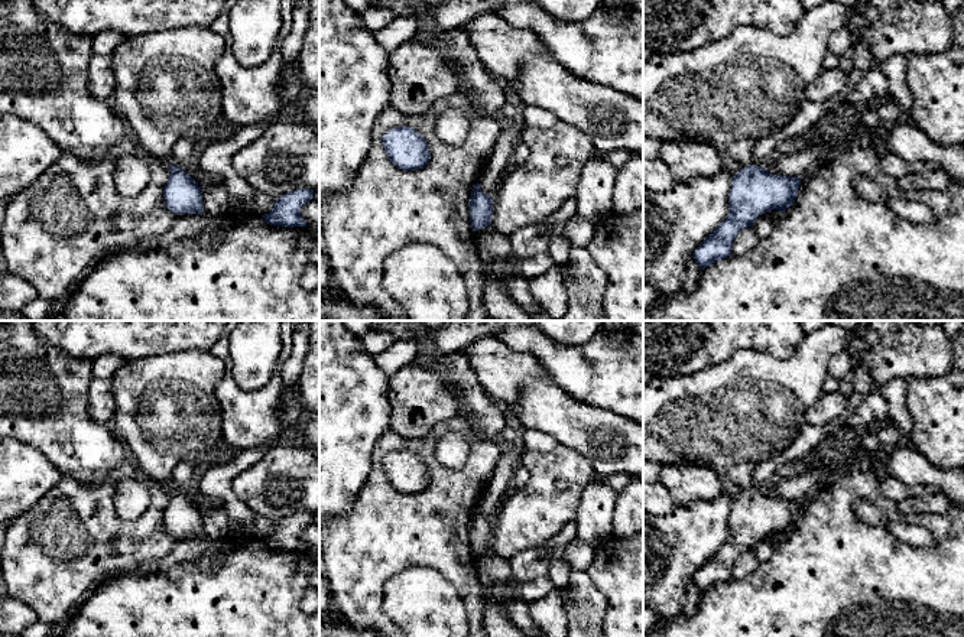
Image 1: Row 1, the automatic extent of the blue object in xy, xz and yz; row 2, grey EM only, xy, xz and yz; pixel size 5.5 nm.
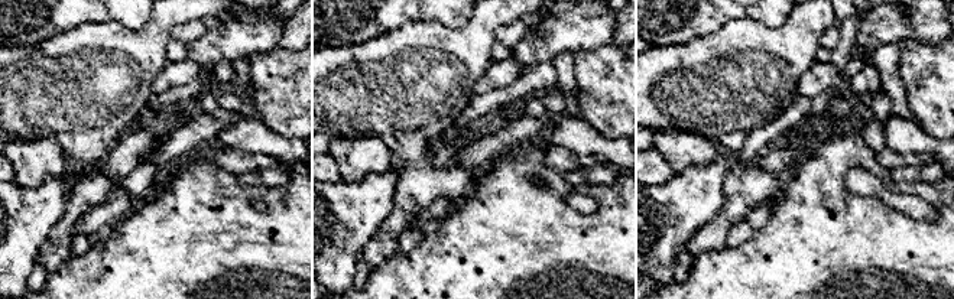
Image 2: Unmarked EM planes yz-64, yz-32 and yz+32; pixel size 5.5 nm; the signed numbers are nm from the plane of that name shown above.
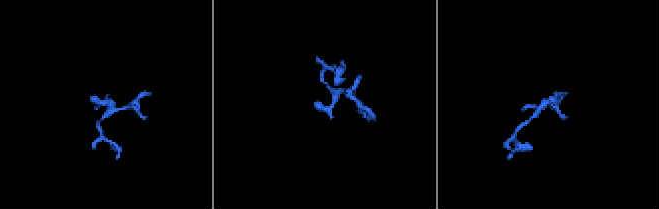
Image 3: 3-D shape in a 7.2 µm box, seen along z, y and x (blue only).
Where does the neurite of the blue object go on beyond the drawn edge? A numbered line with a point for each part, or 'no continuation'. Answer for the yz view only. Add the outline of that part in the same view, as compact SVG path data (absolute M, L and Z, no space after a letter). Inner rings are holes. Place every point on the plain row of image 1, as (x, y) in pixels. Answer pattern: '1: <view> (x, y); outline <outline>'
1: yz (732, 416); outline M837 325L804 335L796 352L783 360L763 351L741 350L724 363L692 376L652 377L643 383L643 459L658 465L710 467L740 491L753 488L756 467L780 455L798 436L806 410L824 394L822 383L831 357L847 351L848 335Z

